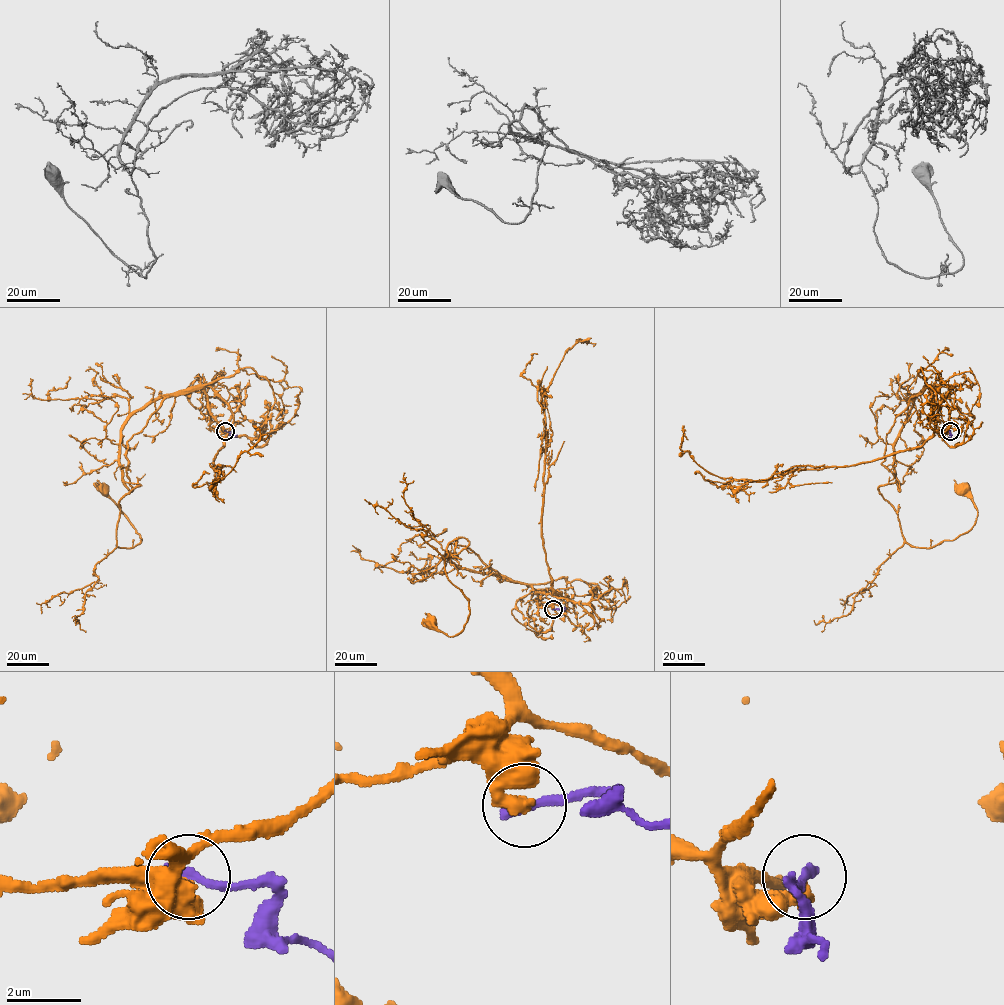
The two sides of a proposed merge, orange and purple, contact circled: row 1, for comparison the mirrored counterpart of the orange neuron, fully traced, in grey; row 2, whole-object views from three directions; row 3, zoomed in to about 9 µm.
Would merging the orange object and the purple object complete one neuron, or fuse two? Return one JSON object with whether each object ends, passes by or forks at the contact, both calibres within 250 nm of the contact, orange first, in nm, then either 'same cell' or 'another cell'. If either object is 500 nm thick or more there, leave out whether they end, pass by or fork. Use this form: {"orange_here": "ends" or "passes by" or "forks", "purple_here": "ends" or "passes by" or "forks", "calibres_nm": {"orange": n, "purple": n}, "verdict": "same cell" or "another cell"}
{"orange_here": "ends", "purple_here": "ends", "calibres_nm": {"orange": 440, "purple": 320}, "verdict": "another cell"}

